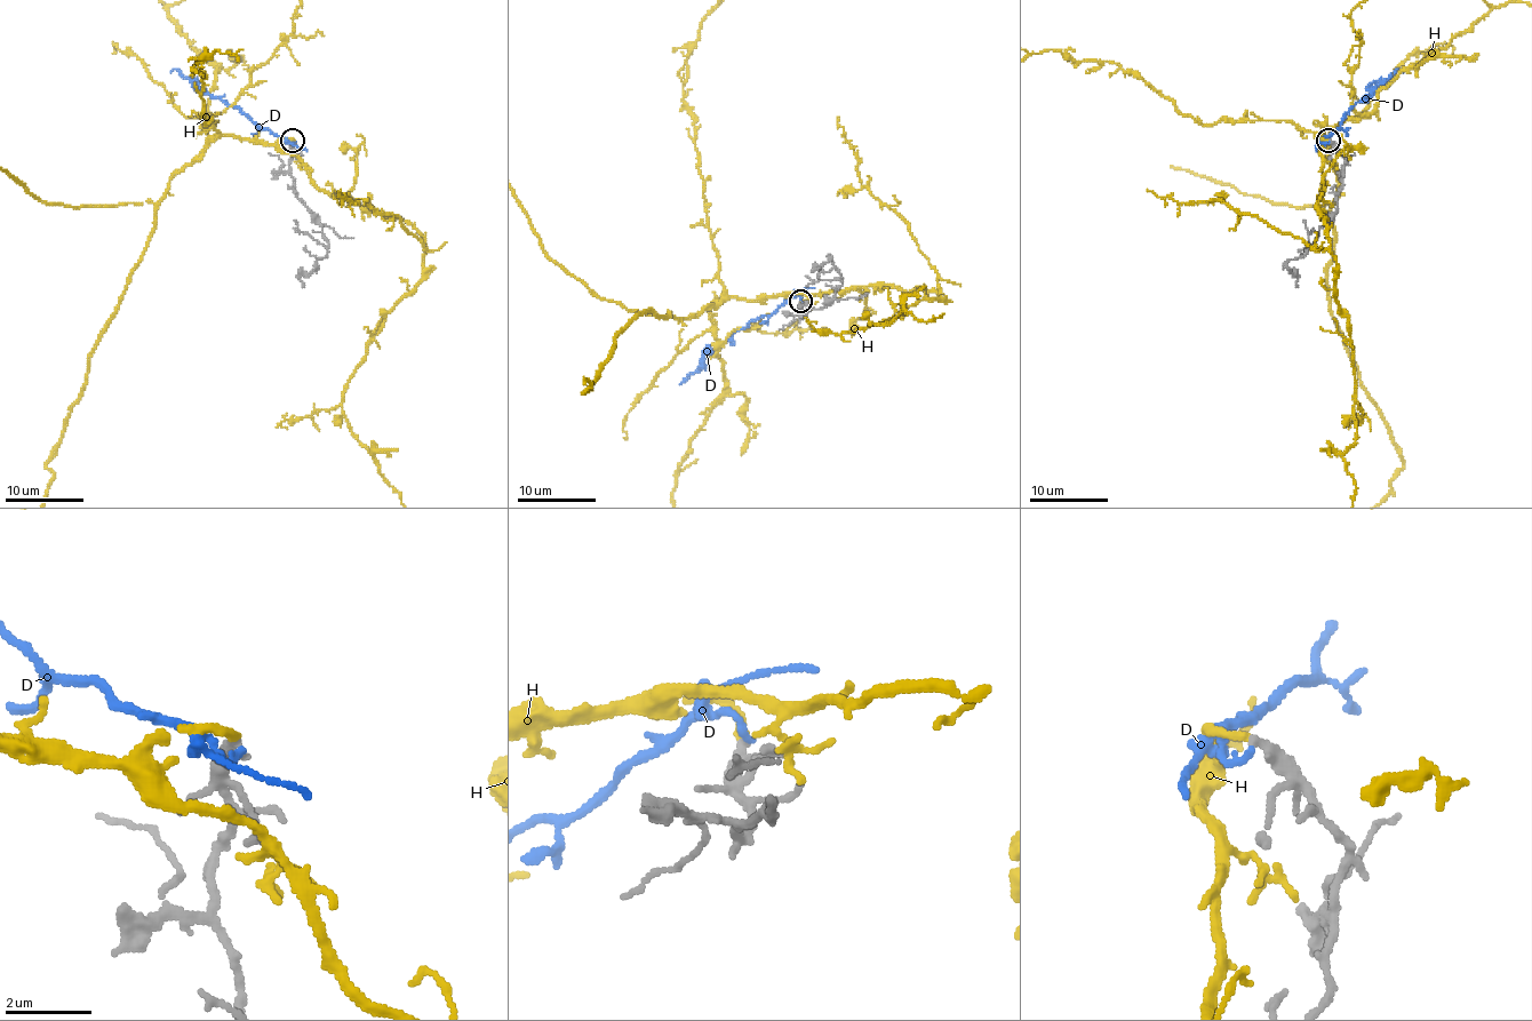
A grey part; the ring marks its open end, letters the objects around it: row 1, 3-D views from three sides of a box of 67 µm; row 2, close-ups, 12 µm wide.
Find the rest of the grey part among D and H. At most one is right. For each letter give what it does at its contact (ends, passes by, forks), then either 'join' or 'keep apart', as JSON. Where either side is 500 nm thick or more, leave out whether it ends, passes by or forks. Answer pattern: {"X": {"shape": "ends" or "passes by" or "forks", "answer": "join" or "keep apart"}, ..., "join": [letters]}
{"D": {"shape": "ends", "answer": "keep apart"}, "H": {"shape": "ends", "answer": "join"}, "join": ["H"]}

